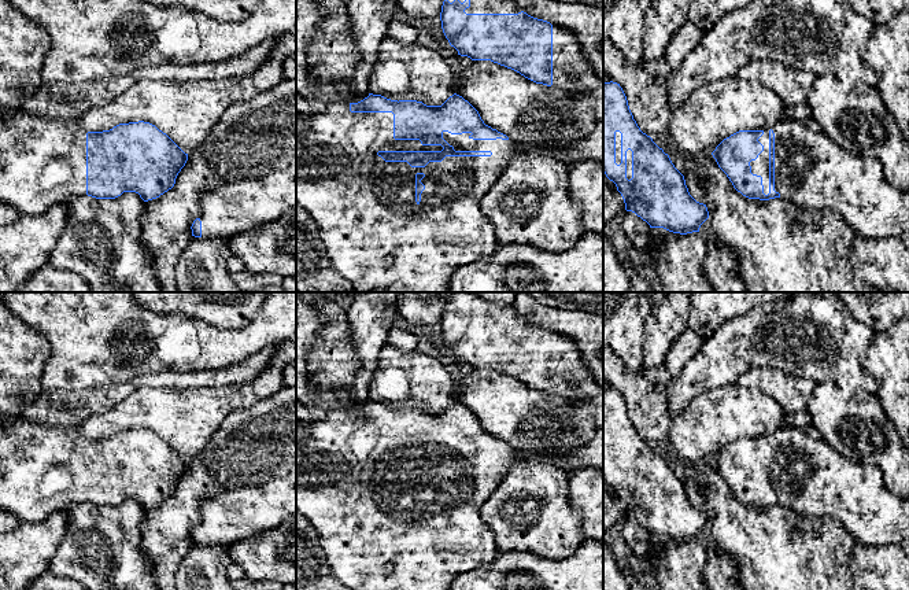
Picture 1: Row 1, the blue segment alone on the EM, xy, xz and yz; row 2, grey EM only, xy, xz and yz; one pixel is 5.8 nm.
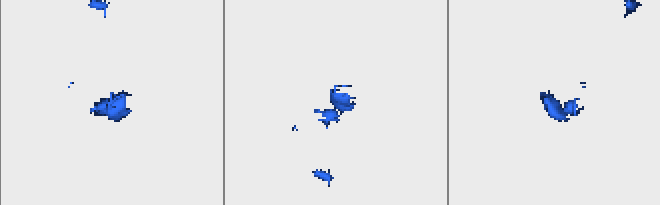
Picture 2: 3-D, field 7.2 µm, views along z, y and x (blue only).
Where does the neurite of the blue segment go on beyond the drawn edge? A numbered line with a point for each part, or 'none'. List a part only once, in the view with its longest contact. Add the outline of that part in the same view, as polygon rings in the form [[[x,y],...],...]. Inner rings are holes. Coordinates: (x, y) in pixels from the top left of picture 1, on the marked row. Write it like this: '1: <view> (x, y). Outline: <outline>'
1: xz (376, 236). Outline: [[[553,25],[553,85],[594,100],[595,126],[580,139],[554,152],[513,140],[473,140],[472,133],[451,134],[443,139],[455,151],[491,151],[491,156],[446,156],[425,167],[411,167],[407,162],[385,162],[378,151],[441,151],[441,145],[422,145],[420,140],[393,139],[392,113],[351,113],[350,103],[333,103],[313,113],[296,113],[296,202],[304,207],[318,225],[321,239],[332,268],[347,279],[356,292],[447,292],[452,273],[462,265],[487,259],[496,246],[494,229],[484,213],[481,200],[509,161],[518,154],[533,154],[559,159],[566,167],[576,162],[603,163],[603,81],[577,43],[576,36]],[[424,173],[425,189],[415,202],[415,174]]]

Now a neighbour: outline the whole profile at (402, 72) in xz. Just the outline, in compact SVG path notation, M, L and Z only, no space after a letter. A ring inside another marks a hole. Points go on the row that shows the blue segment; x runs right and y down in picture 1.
M385 37L369 78L369 92L398 102L441 106L455 93L455 77L441 52Z

